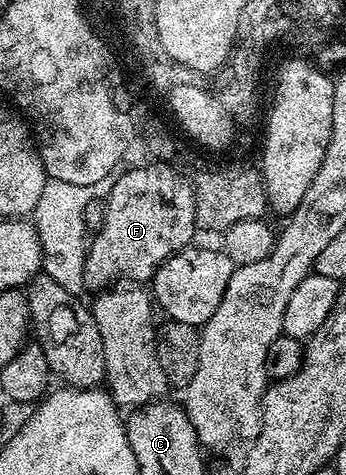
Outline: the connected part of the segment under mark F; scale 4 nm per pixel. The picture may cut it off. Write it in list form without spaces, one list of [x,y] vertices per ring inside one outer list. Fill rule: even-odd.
[[[166,162],[150,164],[135,166],[112,181],[105,199],[103,227],[90,239],[83,265],[83,285],[88,291],[102,292],[124,280],[150,283],[163,262],[192,245],[191,237],[197,234],[192,179]]]

